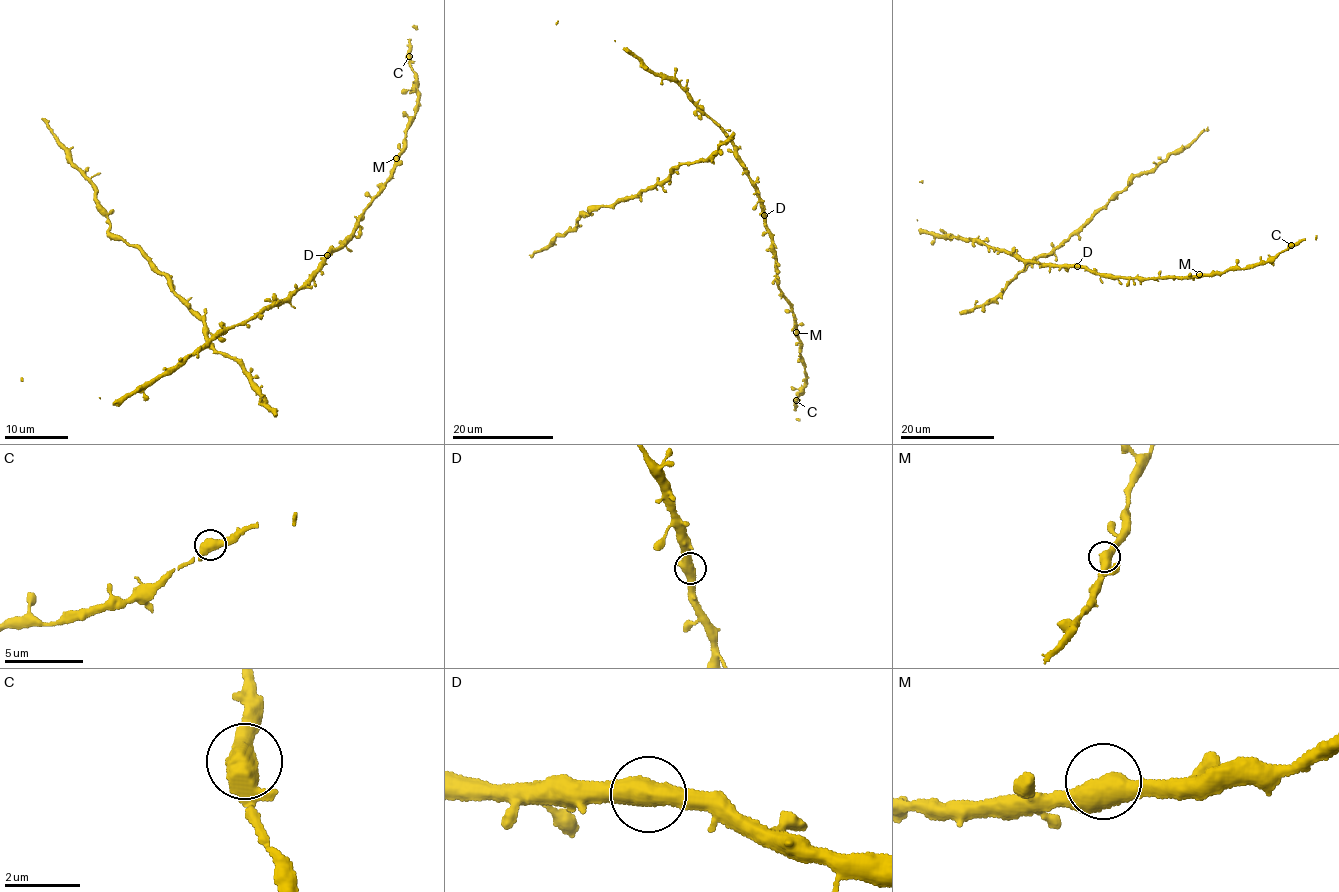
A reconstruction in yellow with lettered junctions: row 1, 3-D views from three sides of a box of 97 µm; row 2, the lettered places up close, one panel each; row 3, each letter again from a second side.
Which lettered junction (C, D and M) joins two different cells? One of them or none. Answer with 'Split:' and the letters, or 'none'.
Split: none

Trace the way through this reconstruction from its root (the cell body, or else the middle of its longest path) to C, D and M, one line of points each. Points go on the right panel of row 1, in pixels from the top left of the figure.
C: (1012, 256), (1036, 263), (1078, 266), (1115, 276), (1191, 278), (1265, 264), (1290, 244)
D: (1012, 256), (1036, 263), (1077, 266)
M: (1012, 256), (1036, 263), (1078, 266), (1115, 276), (1191, 278), (1199, 274)

